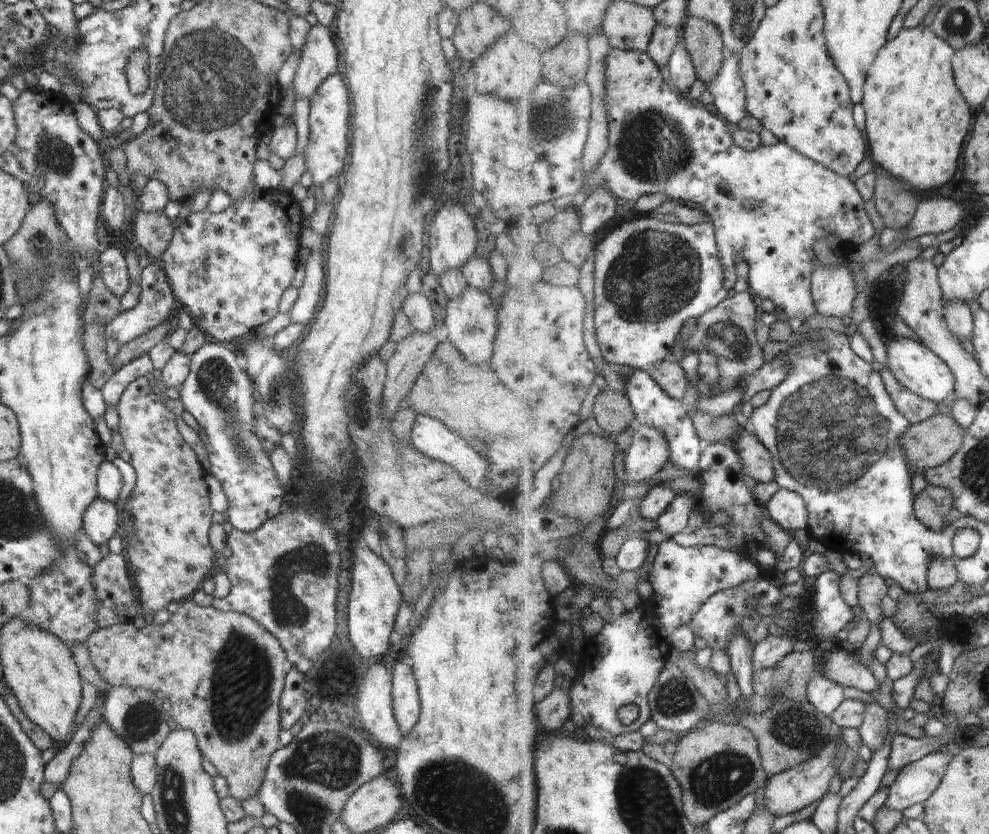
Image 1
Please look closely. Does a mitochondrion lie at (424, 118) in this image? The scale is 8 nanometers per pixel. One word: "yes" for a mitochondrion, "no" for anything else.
yes

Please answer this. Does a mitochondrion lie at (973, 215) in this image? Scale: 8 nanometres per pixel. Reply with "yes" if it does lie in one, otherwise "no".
no

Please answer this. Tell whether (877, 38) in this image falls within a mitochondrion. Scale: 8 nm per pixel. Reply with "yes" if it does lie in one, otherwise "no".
no

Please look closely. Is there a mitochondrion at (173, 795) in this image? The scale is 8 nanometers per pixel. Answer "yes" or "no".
yes

